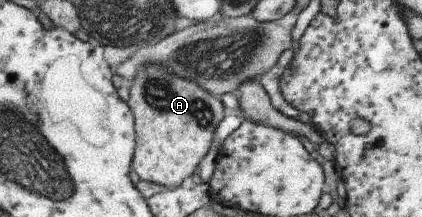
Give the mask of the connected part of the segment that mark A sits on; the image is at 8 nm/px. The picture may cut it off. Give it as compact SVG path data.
M157 62L143 66L128 83L131 89L126 103L136 119L137 146L132 168L141 180L161 184L169 189L189 185L190 175L197 171L202 159L206 157L214 142L215 132L226 117L223 115L221 99L195 80L177 75Z

